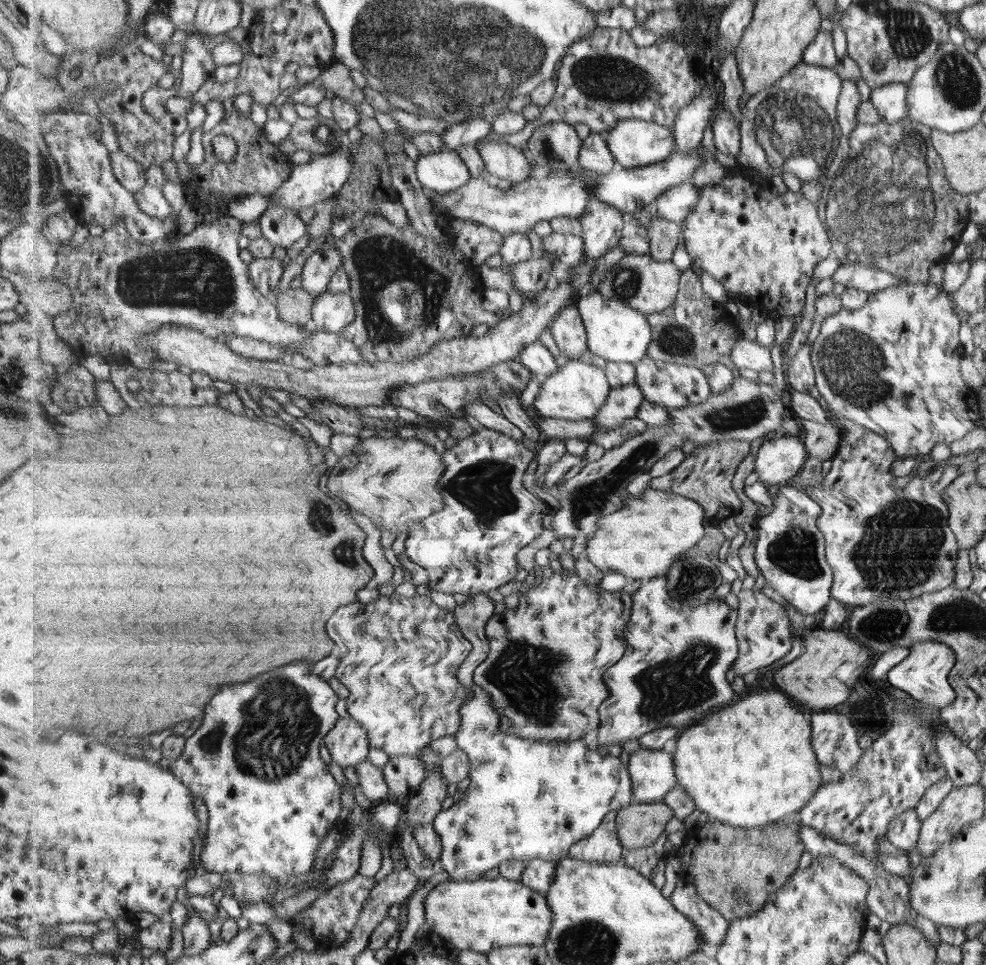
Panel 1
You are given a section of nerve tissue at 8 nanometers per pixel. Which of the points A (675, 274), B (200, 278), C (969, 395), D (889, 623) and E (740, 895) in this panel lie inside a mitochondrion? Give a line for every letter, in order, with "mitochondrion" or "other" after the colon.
A: other
B: mitochondrion
C: other
D: mitochondrion
E: mitochondrion

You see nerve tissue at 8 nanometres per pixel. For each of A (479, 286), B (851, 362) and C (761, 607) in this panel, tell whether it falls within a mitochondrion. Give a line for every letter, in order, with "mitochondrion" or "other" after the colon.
A: other
B: mitochondrion
C: other

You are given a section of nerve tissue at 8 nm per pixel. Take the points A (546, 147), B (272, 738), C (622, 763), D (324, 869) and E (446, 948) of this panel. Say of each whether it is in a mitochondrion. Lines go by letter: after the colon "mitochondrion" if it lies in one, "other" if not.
A: mitochondrion
B: mitochondrion
C: other
D: other
E: other

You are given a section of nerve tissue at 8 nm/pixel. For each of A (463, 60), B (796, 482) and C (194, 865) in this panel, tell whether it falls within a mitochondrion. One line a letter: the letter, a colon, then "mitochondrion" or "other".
A: mitochondrion
B: other
C: other

